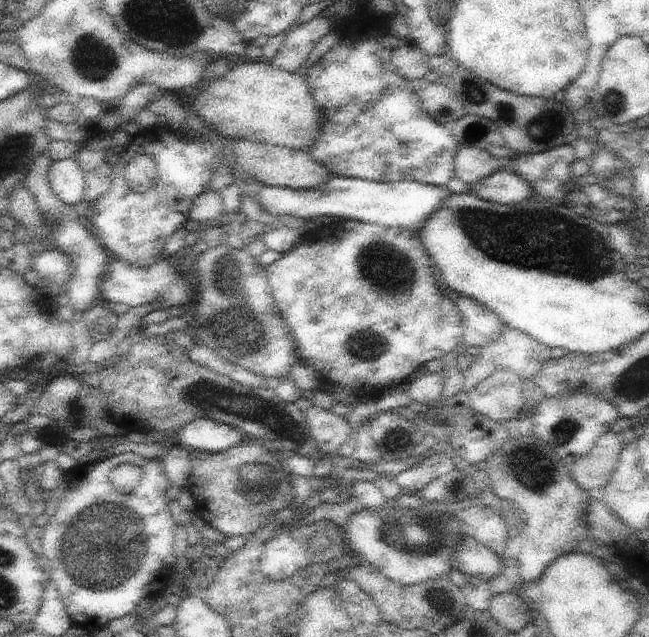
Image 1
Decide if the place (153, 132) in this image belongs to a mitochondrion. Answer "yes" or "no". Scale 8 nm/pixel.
no

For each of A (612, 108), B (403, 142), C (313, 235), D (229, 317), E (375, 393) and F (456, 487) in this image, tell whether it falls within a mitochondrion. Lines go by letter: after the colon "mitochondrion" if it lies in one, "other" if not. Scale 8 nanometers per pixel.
A: mitochondrion
B: mitochondrion
C: other
D: mitochondrion
E: other
F: other

